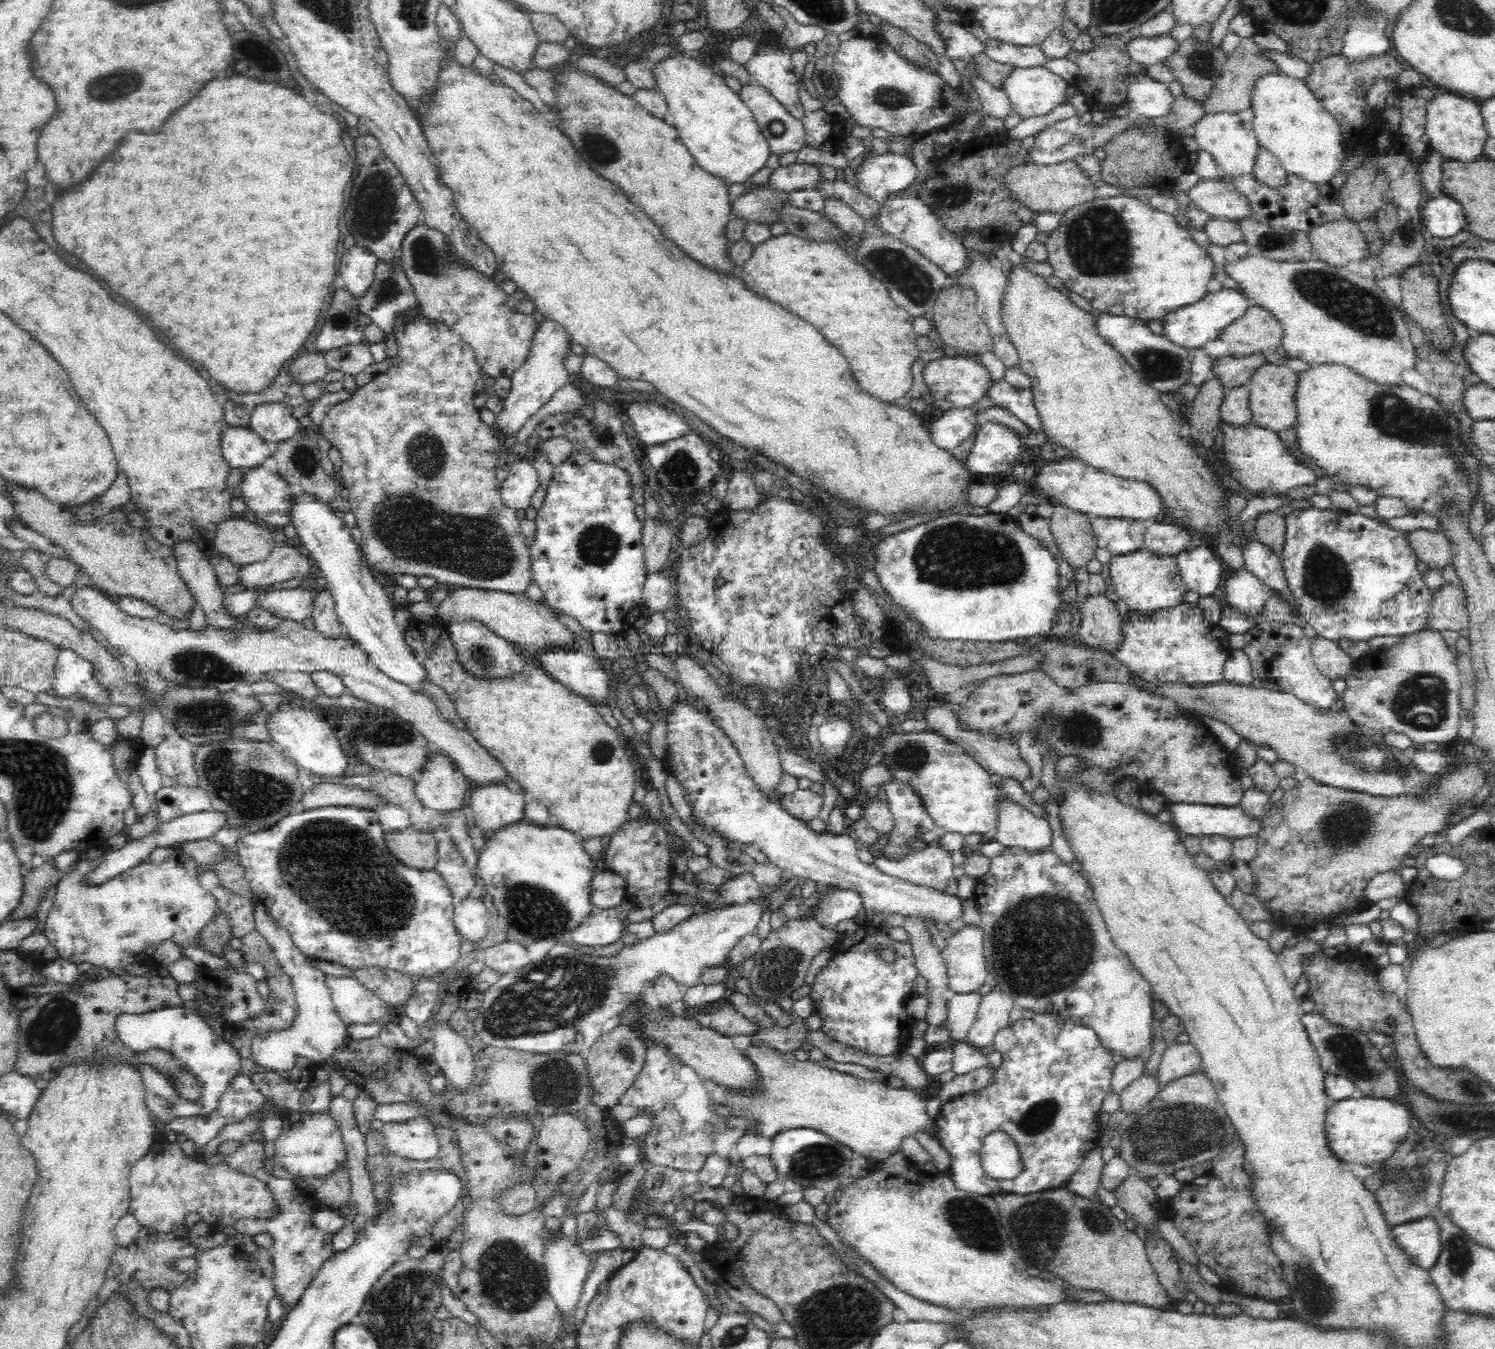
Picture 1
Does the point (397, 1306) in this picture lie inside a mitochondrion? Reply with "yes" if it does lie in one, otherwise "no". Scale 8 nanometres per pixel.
yes

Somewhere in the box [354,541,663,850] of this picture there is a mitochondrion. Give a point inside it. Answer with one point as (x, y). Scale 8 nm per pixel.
(385, 734)

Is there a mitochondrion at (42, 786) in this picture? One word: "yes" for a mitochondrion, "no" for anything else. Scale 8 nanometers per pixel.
yes

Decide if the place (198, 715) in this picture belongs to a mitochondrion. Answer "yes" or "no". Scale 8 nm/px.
yes

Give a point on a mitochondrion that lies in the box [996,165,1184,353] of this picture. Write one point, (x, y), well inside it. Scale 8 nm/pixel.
(1087, 235)

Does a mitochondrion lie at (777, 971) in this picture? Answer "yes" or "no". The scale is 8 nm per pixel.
yes

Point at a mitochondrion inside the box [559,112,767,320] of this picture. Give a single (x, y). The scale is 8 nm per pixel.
(597, 147)

